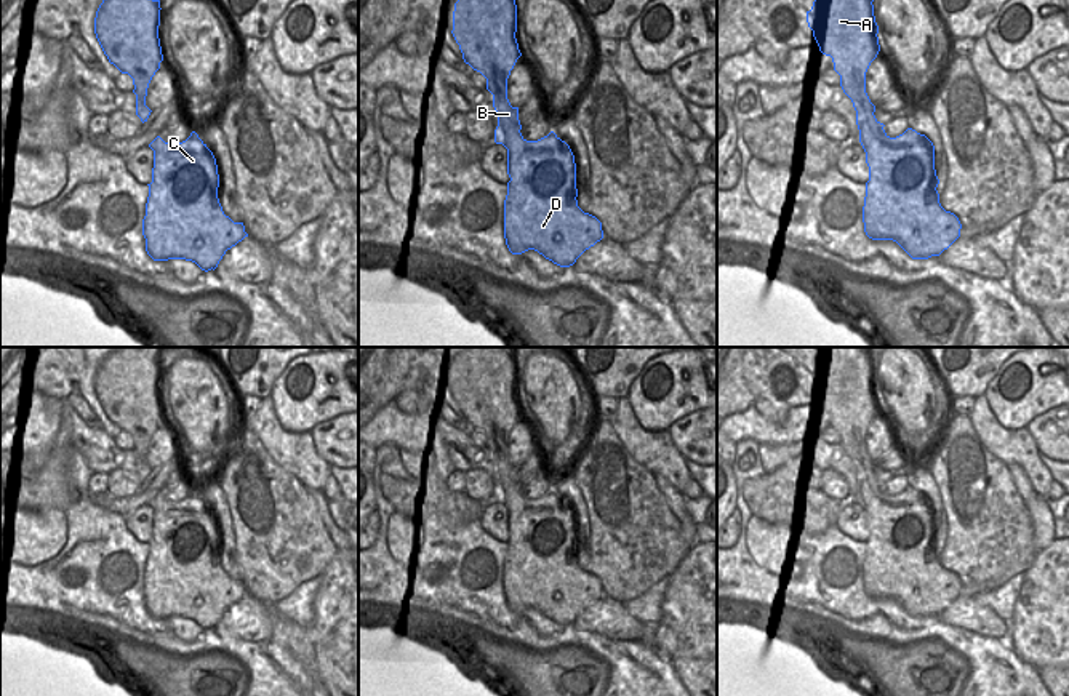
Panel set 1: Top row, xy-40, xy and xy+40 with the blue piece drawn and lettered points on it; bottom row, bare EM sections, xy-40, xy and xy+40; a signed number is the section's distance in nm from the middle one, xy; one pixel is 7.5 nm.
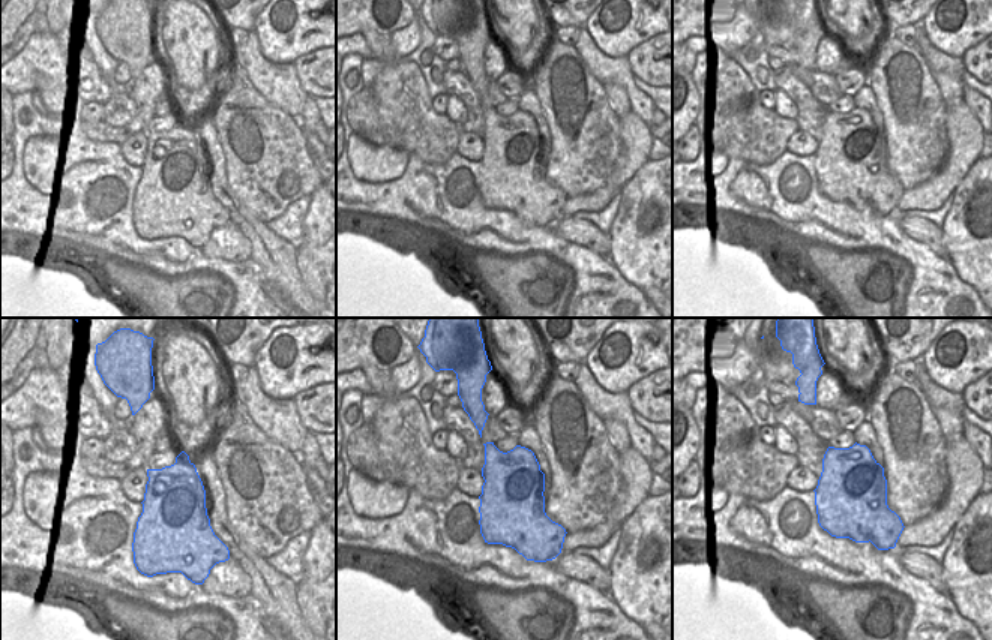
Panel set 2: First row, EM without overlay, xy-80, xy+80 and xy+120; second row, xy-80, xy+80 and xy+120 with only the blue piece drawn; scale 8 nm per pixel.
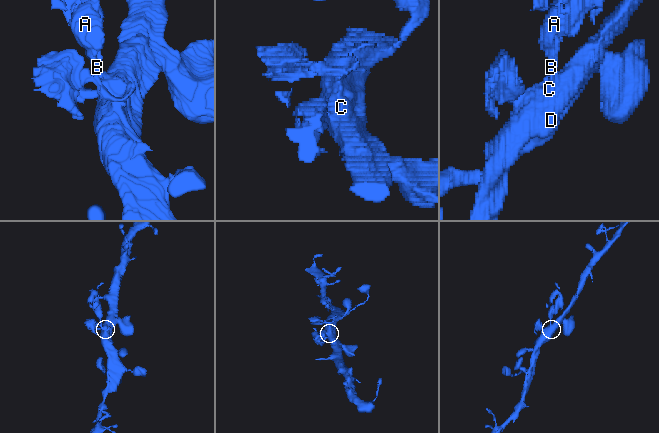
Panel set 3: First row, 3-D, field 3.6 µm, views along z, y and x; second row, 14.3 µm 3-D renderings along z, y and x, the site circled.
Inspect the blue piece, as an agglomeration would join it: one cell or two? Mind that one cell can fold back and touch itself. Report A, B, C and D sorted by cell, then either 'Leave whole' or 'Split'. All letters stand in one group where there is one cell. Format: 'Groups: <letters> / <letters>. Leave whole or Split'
Groups: A B / C D. Split.

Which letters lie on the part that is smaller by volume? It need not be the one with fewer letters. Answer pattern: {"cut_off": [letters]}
{"cut_off": ["A", "B"]}

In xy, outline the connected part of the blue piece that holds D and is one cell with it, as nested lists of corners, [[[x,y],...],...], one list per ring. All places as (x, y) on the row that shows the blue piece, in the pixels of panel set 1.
[[[522,125],[496,126],[494,142],[507,149],[507,195],[504,200],[504,238],[512,254],[534,250],[560,267],[570,267],[603,238],[602,222],[578,206],[576,163],[570,146],[554,131],[526,141]]]

